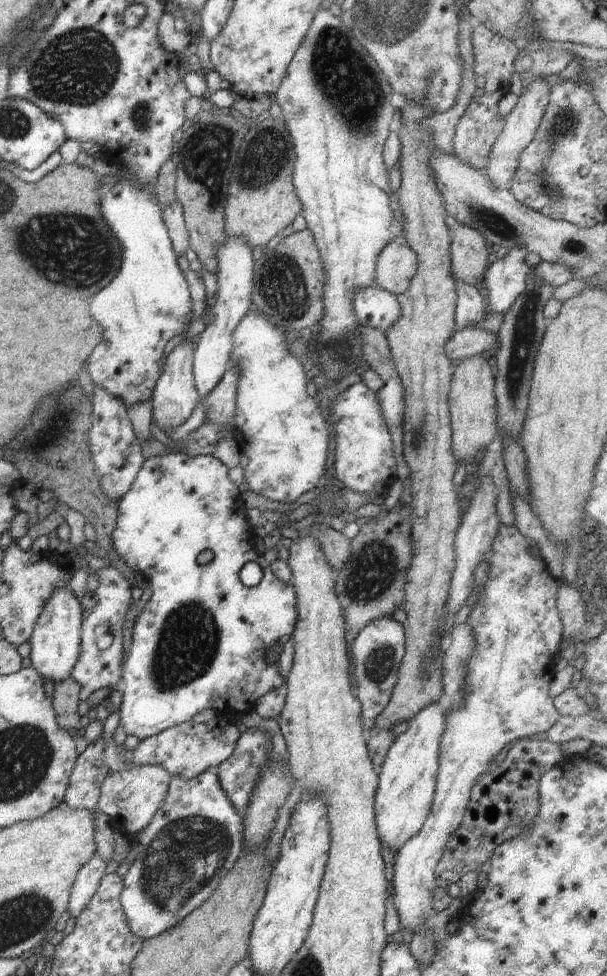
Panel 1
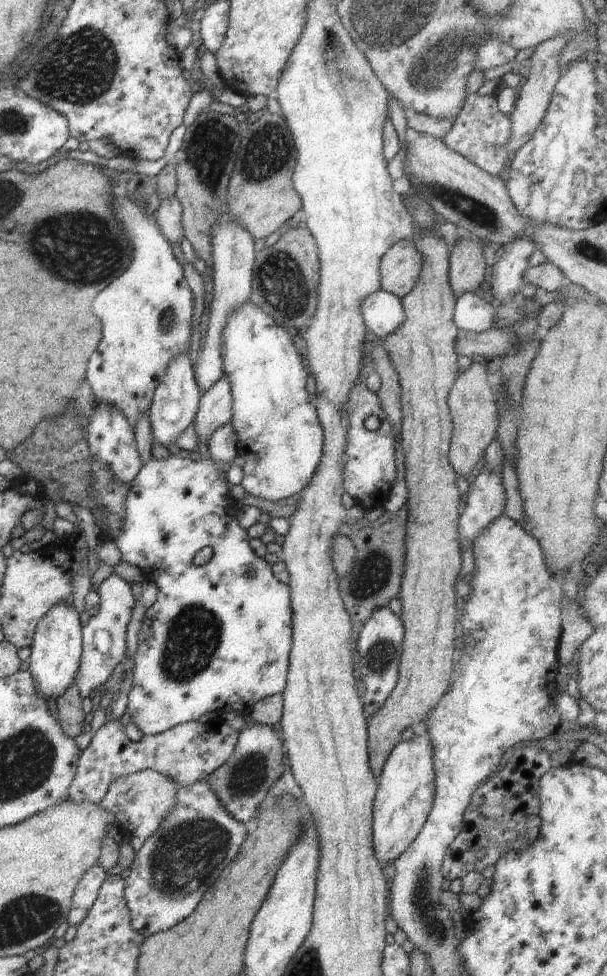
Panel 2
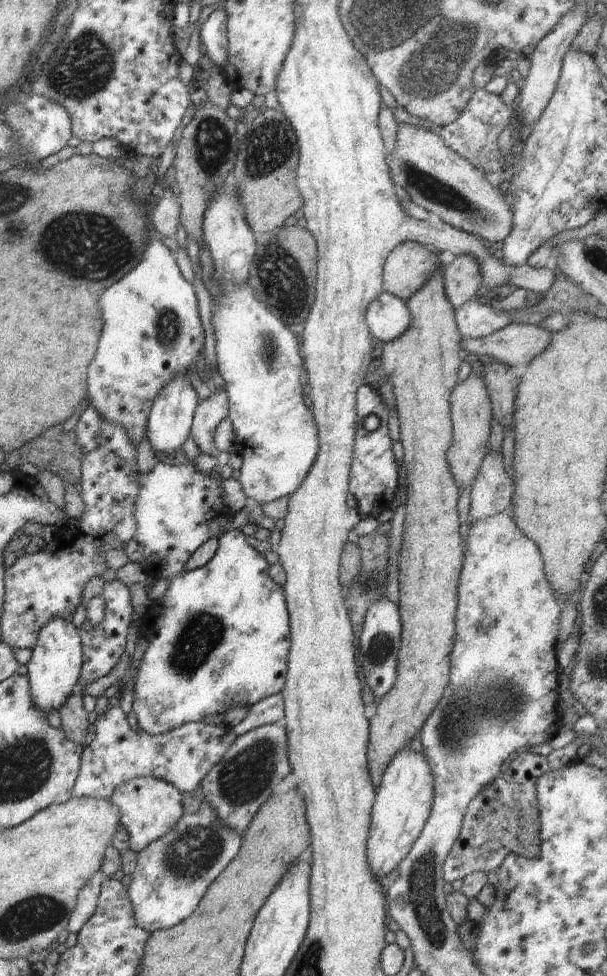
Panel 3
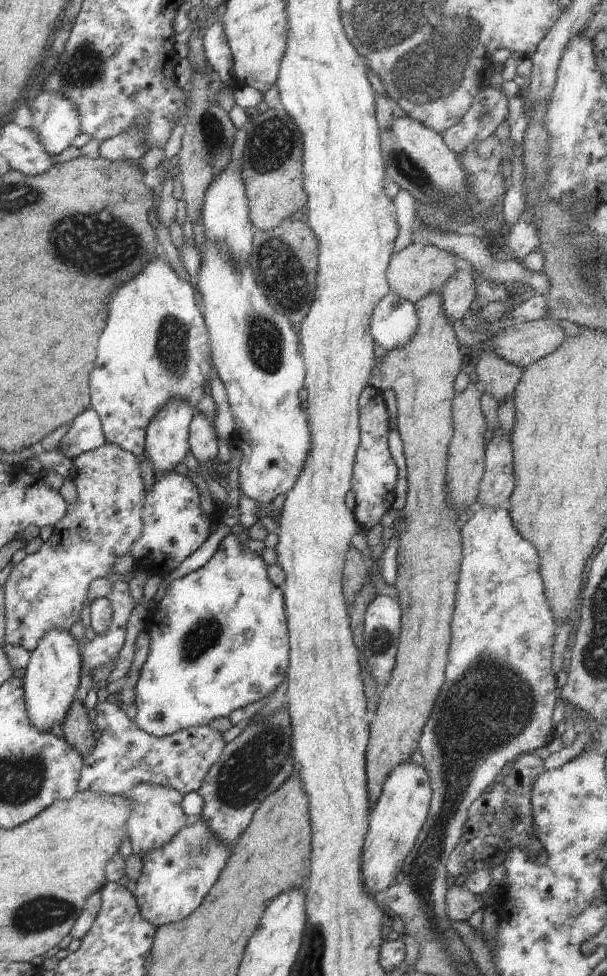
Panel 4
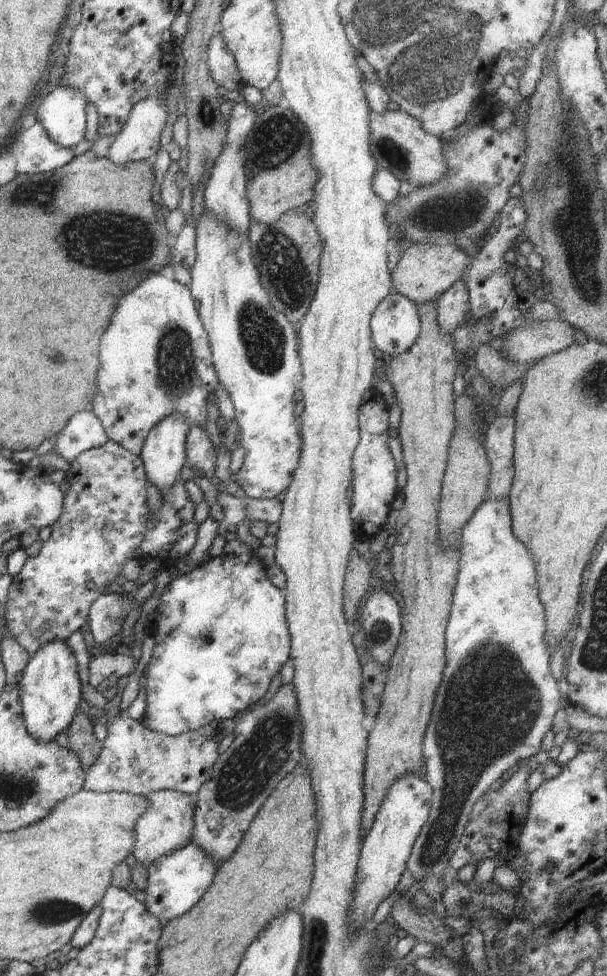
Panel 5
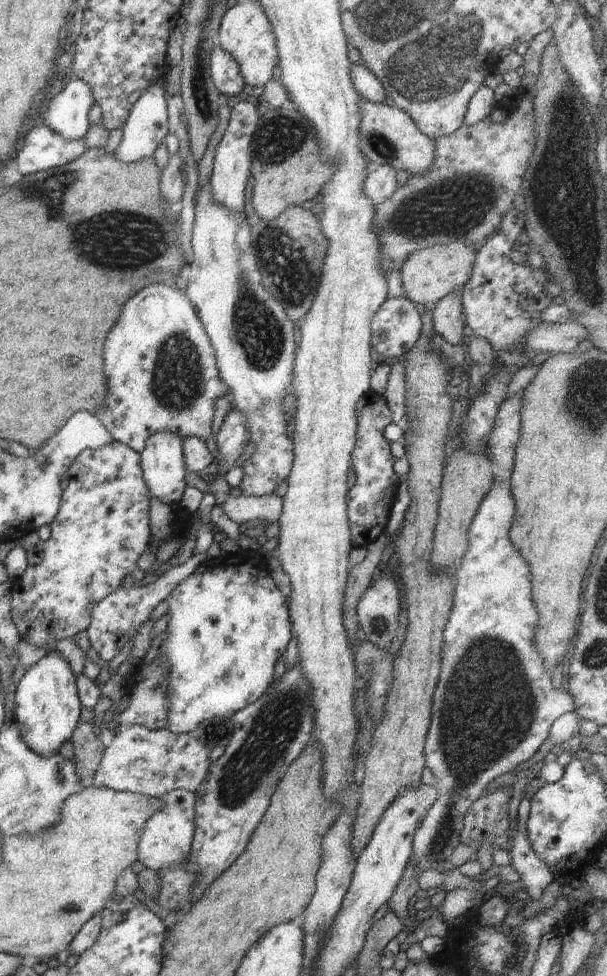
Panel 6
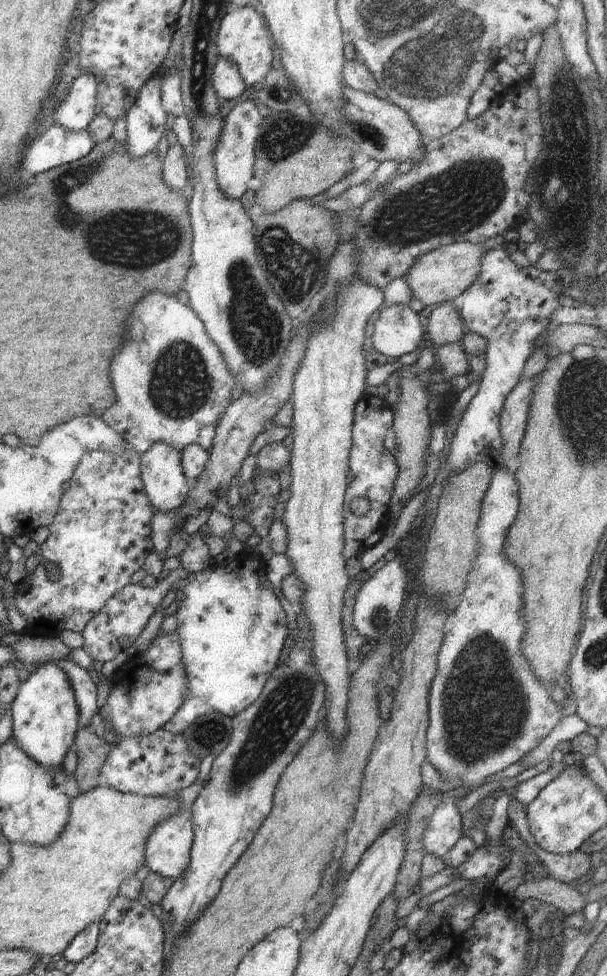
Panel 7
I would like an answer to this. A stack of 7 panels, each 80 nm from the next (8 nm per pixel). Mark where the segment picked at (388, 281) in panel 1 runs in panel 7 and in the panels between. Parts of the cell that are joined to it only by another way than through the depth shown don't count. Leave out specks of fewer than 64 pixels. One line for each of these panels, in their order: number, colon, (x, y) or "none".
2: (400, 267)
3: (409, 266)
4: (420, 268)
5: (425, 271)
6: (428, 275)
7: (439, 276)

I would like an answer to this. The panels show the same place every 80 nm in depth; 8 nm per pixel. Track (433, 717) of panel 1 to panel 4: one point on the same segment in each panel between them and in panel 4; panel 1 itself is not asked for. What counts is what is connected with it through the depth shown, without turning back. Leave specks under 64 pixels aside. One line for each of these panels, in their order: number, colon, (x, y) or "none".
2: (405, 793)
3: (403, 801)
4: (395, 823)

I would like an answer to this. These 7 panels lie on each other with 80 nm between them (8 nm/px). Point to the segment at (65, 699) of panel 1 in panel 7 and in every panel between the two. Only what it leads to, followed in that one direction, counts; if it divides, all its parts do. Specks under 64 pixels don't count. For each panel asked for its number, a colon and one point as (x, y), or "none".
2: (71, 715)
3: (74, 725)
4: (78, 732)
5: (83, 743)
6: (88, 748)
7: (92, 751)

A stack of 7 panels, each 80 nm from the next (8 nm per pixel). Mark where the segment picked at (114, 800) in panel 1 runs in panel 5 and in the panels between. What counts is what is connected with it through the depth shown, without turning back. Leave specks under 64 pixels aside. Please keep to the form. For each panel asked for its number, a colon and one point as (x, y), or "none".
2: (139, 802)
3: (150, 807)
4: (156, 816)
5: (167, 825)

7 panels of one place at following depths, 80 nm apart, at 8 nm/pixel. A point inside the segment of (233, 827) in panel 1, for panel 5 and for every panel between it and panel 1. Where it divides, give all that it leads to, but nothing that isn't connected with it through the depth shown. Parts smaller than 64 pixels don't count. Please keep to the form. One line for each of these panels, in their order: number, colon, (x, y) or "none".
2: (171, 872)
3: (172, 874)
4: (176, 877)
5: (175, 883)

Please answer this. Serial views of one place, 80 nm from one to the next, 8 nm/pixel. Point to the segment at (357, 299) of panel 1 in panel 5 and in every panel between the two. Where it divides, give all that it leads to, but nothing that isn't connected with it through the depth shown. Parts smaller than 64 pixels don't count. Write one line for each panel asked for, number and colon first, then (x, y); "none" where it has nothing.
2: (382, 312)
3: (387, 317)
4: (394, 320)
5: (395, 325)

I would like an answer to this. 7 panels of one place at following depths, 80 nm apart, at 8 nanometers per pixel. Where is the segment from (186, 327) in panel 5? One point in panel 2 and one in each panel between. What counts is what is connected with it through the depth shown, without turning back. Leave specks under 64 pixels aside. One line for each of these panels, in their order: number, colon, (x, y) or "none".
2: (147, 313)
3: (154, 330)
4: (156, 347)

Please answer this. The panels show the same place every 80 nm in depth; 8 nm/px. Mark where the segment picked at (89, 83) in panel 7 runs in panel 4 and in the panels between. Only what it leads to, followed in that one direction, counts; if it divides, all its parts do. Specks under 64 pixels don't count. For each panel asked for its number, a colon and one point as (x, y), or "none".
4: (55, 118)
5: (62, 113)
6: (67, 114)

